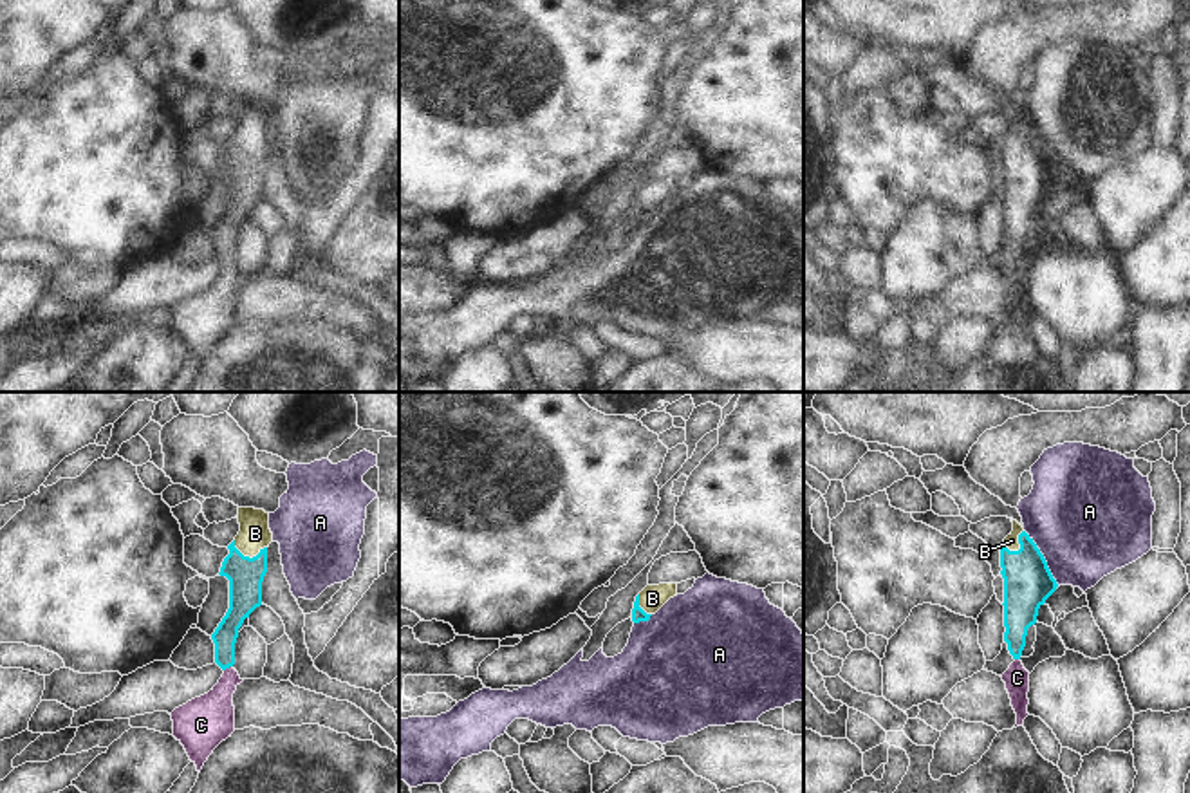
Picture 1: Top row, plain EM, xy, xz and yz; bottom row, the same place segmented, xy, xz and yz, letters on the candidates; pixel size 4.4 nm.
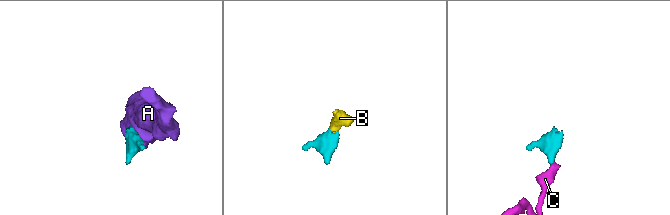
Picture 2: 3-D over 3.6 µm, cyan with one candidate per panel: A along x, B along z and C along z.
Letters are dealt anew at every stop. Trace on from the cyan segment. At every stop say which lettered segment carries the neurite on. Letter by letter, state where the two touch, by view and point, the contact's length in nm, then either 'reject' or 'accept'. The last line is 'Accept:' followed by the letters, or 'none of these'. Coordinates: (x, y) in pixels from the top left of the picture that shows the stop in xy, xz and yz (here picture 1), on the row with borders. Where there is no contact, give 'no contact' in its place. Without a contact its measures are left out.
A: contact yz (1042, 557); length 300 nm; reject
B: contact xy (248, 557); length 160 nm; accept
C: contact xy (228, 667); length 50 nm; accept
Accept: B, C

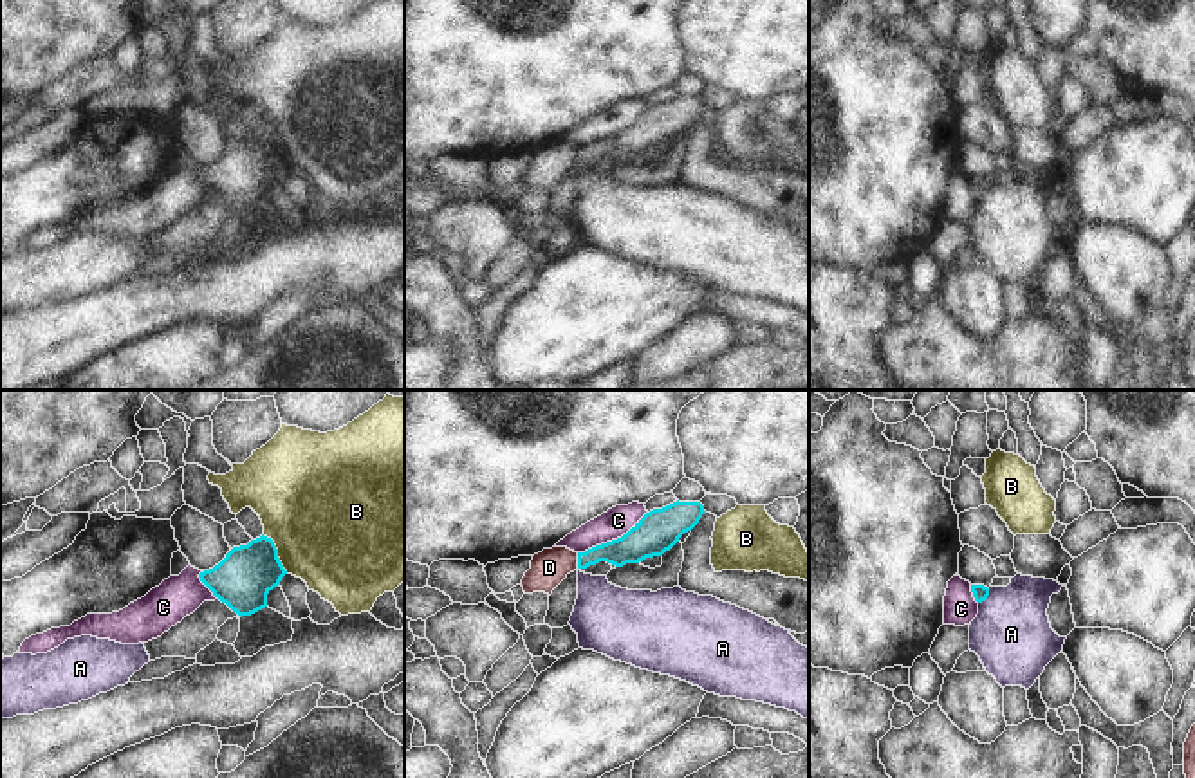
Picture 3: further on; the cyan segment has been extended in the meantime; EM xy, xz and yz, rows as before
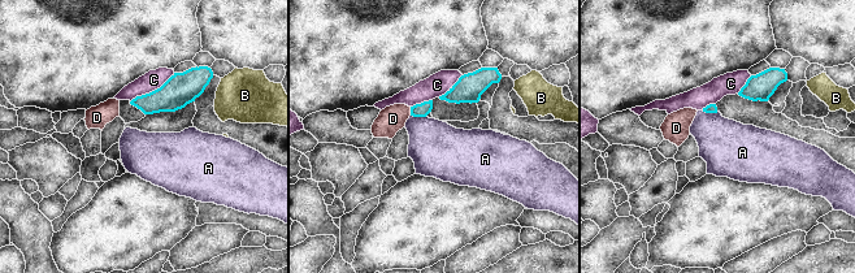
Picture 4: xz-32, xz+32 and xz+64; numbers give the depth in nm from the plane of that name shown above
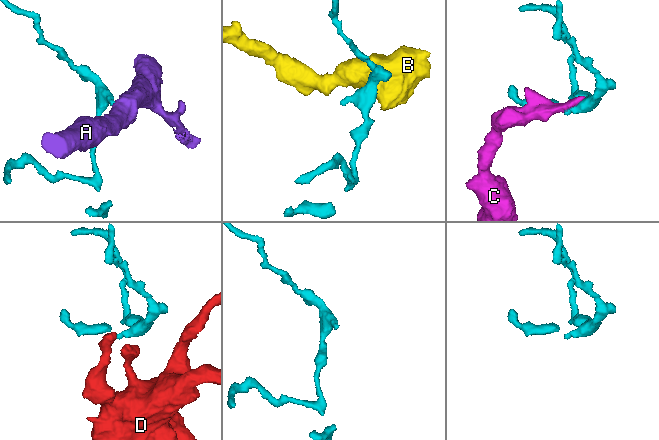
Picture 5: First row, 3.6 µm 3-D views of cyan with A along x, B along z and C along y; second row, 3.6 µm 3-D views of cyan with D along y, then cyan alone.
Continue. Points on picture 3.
A: contact yz (986, 598); length 90 nm; reject
B: contact xy (277, 553); length 200 nm; reject
C: contact xz (612, 540); length 360 nm; reject
D: contact xz (578, 560); length 70 nm; reject
Accept: none of these

